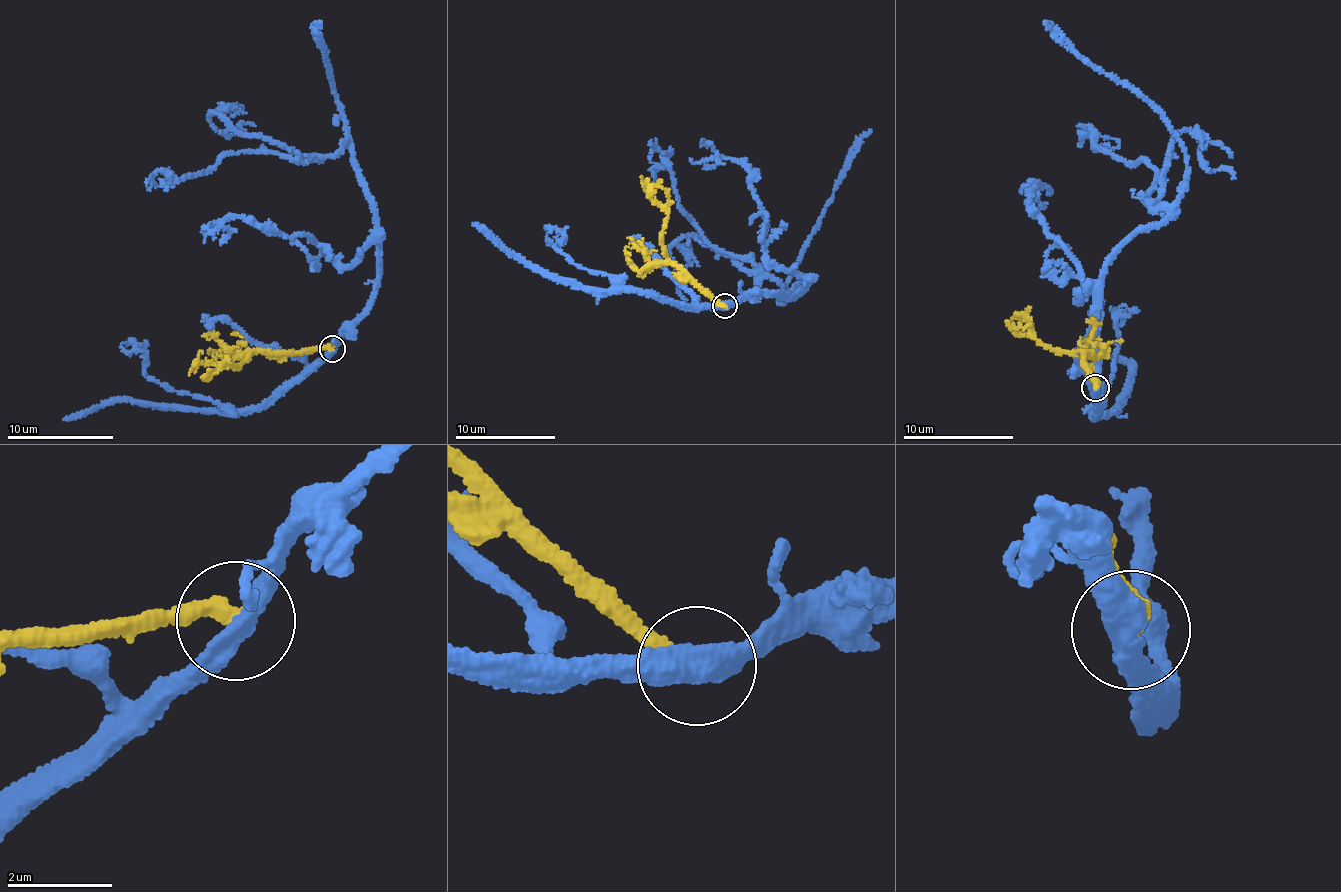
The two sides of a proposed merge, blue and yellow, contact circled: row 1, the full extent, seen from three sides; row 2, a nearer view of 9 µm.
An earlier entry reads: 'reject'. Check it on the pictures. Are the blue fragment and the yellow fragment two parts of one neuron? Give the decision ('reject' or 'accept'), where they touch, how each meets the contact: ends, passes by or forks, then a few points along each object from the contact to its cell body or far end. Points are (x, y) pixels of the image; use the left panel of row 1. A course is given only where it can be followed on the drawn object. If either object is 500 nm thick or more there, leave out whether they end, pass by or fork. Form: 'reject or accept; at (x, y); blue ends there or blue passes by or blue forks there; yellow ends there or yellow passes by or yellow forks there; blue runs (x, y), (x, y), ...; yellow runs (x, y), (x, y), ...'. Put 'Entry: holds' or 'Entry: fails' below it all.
reject; at (332, 349); blue passes by; yellow ends there; blue runs (333, 349), (343, 329), (373, 299), (378, 236), (315, 28), (320, 22); yellow runs (333, 349), (251, 353), (234, 369), (201, 364), (189, 375)
Entry: holds

